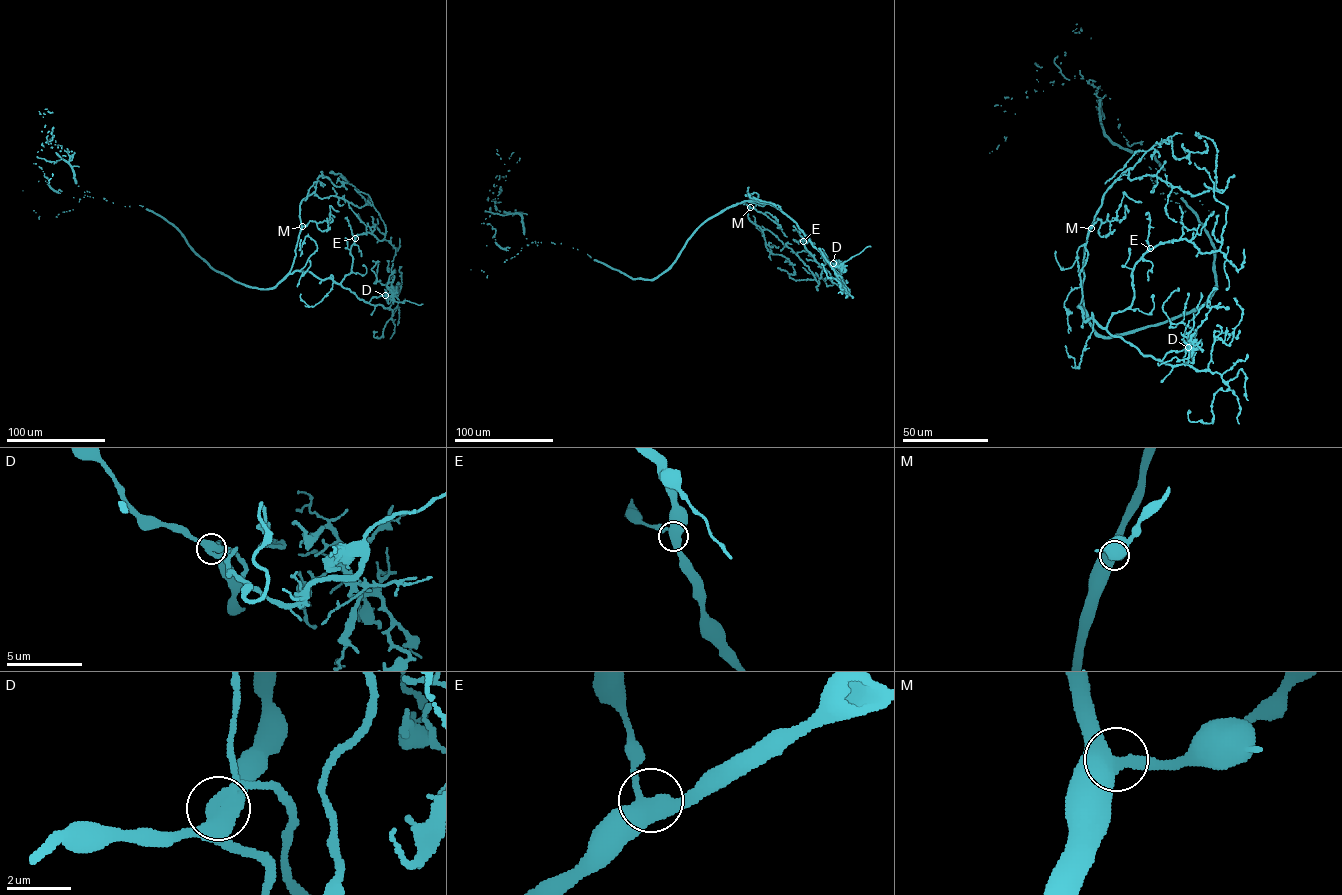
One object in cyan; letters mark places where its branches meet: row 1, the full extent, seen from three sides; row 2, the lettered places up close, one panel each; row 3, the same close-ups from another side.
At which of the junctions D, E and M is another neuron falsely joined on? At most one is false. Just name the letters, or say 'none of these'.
D

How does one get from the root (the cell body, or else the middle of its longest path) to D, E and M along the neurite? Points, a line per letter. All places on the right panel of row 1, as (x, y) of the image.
D: (1199, 307), (1101, 337), (1078, 306), (1085, 321), (1143, 355), (1161, 360), (1188, 347)
E: (1199, 307), (1111, 337), (1100, 336), (1079, 305), (1083, 319), (1105, 328), (1130, 306), (1132, 269), (1150, 248)
M: (1199, 307), (1155, 325), (1111, 337), (1100, 336), (1089, 321), (1082, 298), (1083, 258), (1091, 228)

